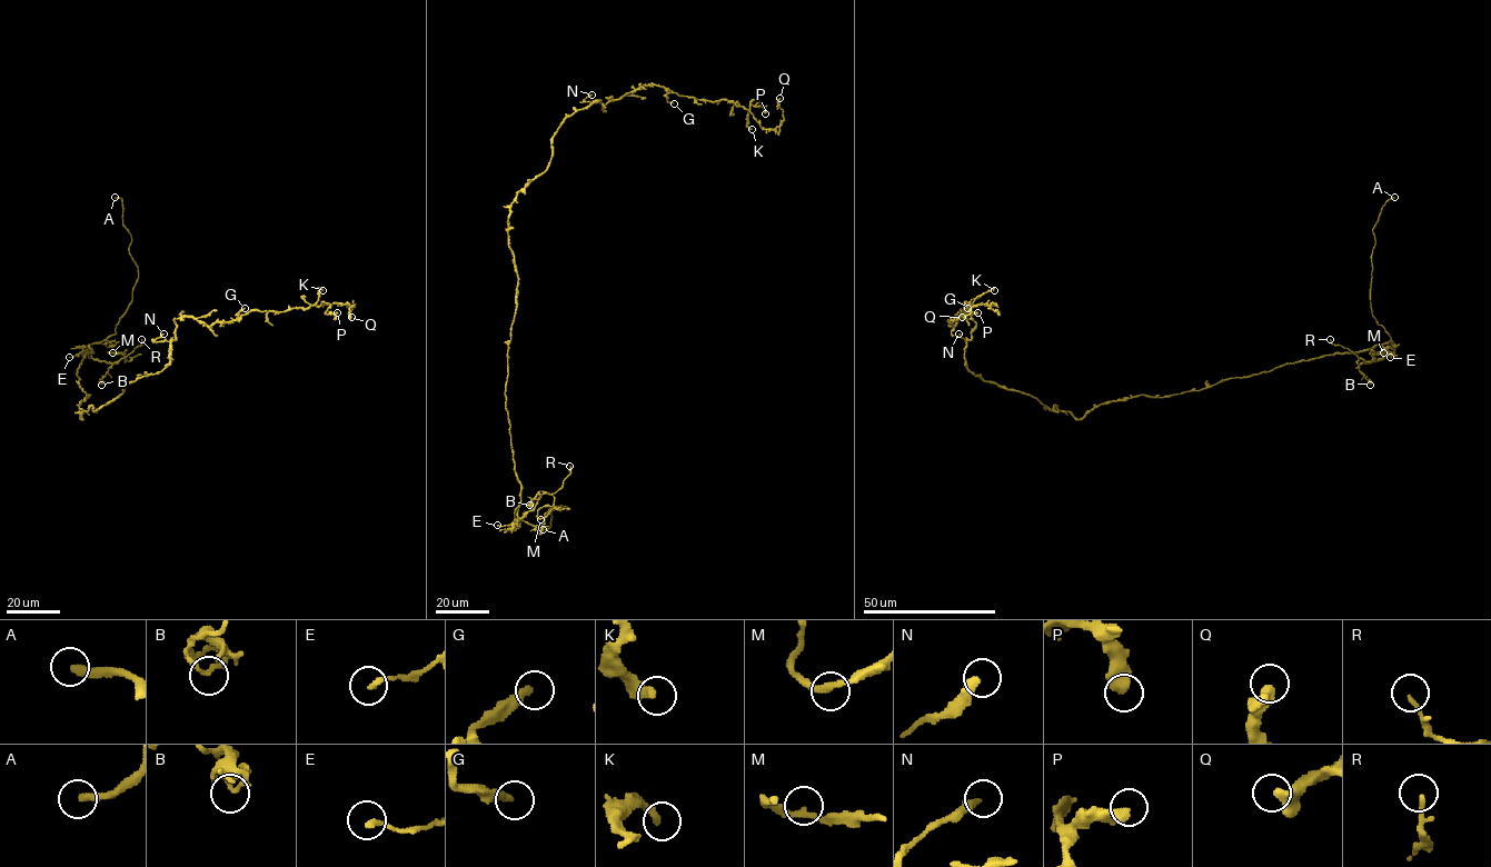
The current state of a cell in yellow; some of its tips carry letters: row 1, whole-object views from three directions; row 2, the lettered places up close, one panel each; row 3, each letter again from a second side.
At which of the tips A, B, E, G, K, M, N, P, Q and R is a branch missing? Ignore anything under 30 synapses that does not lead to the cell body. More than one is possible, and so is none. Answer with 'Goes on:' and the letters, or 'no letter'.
Goes on: A

